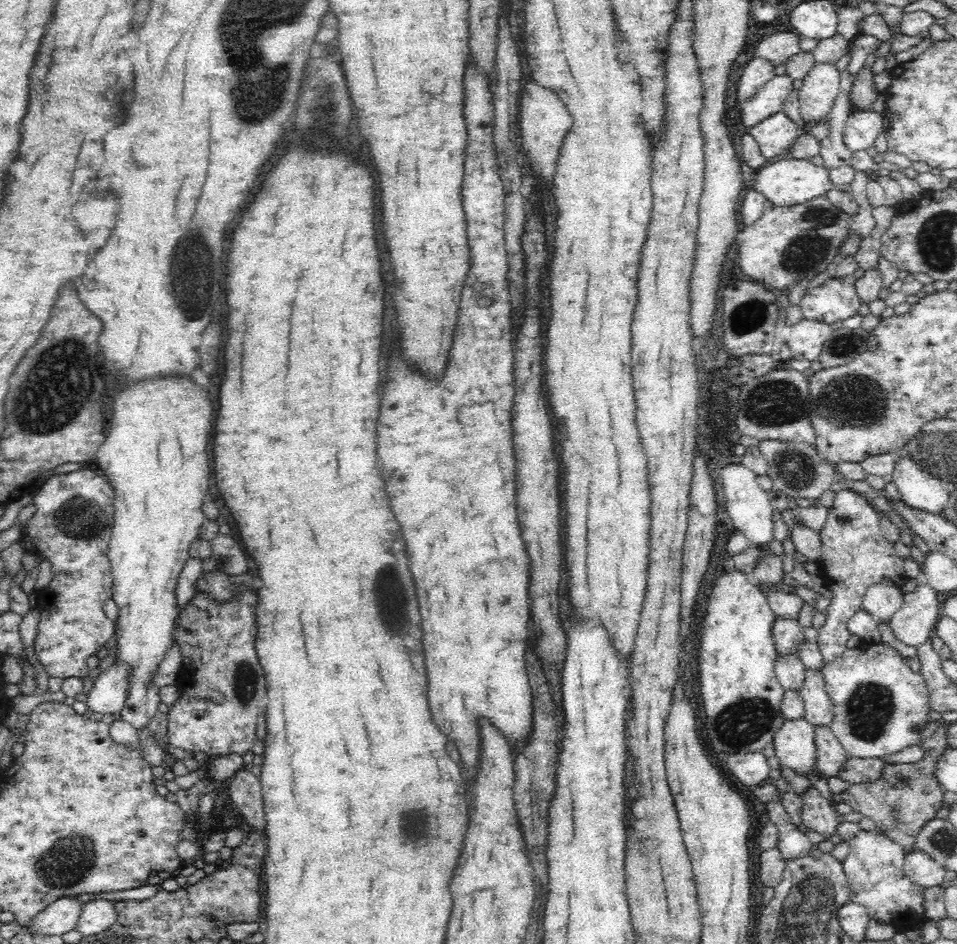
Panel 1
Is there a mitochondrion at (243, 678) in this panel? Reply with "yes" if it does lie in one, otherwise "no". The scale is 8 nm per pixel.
yes

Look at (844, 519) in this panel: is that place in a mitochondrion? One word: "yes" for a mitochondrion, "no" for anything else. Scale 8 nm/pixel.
yes

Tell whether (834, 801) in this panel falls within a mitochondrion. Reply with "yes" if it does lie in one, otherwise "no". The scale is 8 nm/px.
no

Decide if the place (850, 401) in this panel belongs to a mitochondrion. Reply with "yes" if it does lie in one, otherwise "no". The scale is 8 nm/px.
yes

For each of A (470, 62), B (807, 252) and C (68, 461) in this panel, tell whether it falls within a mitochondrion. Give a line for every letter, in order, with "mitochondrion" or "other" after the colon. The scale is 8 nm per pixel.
A: other
B: mitochondrion
C: other

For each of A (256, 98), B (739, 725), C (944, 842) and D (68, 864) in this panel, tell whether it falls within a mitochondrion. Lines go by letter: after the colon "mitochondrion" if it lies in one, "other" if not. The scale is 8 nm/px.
A: mitochondrion
B: mitochondrion
C: mitochondrion
D: mitochondrion

